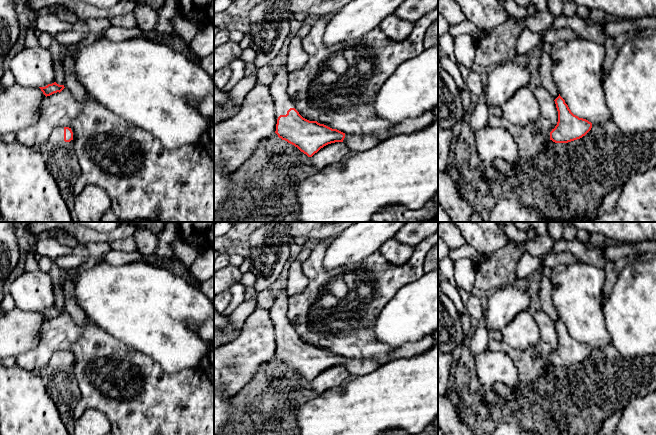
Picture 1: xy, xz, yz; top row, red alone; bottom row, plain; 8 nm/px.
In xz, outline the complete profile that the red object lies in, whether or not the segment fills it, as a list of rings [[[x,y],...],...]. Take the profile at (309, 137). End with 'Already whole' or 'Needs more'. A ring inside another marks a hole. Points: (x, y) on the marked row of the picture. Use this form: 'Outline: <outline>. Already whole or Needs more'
Outline: [[[284,63],[268,86],[275,106],[275,133],[278,137],[294,145],[308,157],[328,144],[343,142],[345,133],[317,121],[309,121],[299,114],[287,93],[288,74],[287,64]]]. Needs more

